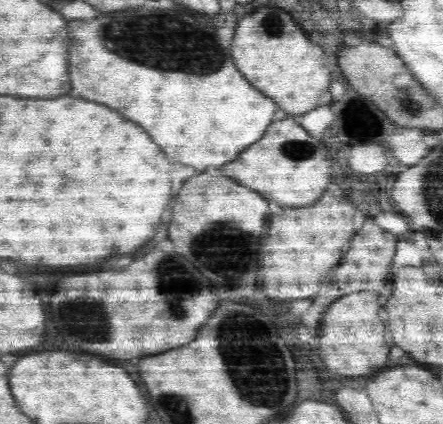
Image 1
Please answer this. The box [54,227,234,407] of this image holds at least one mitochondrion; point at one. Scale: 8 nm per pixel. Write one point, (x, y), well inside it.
(170, 276)

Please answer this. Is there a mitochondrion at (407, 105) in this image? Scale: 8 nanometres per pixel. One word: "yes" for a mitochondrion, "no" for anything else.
yes

